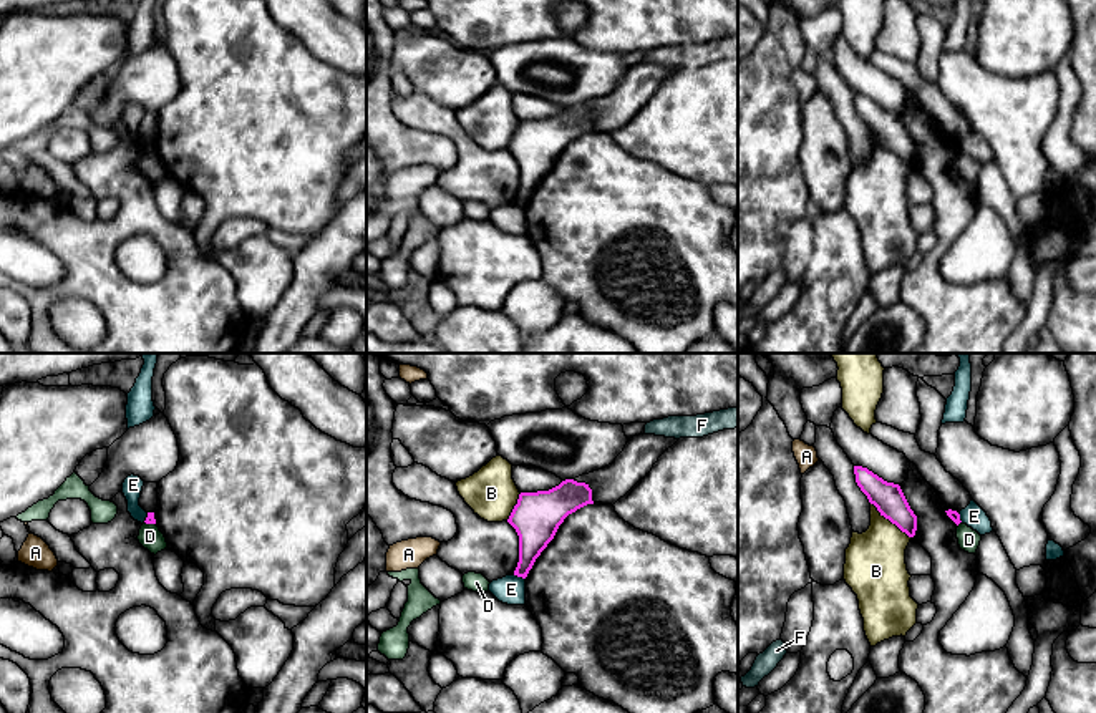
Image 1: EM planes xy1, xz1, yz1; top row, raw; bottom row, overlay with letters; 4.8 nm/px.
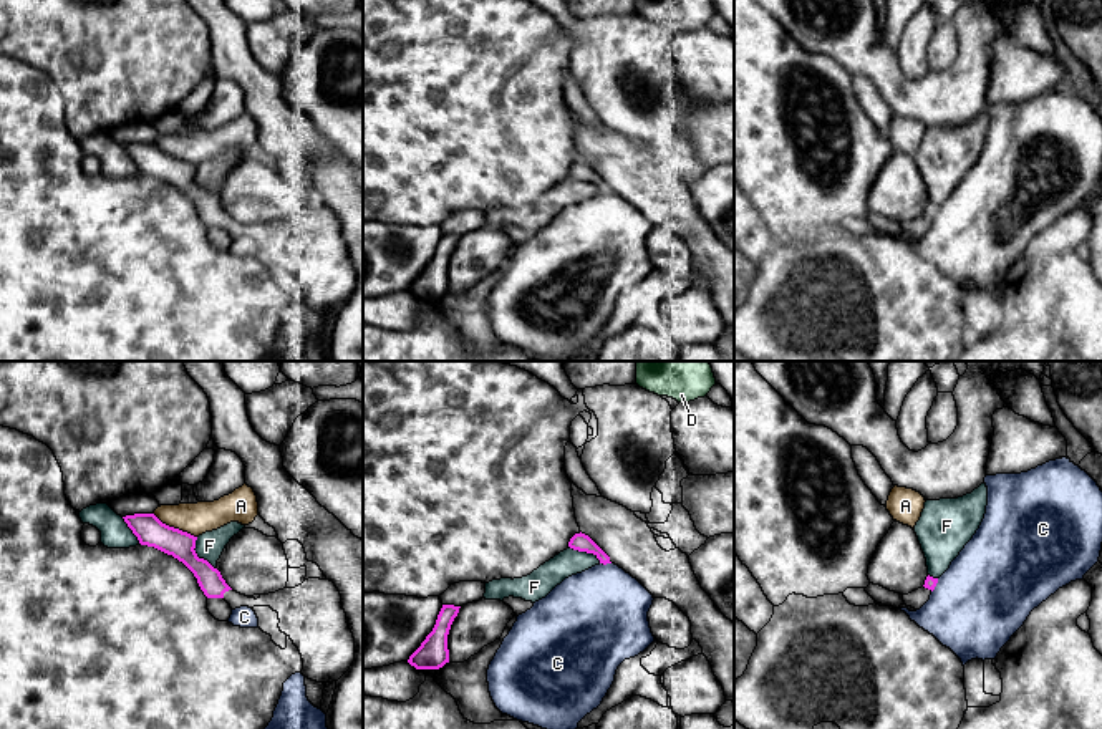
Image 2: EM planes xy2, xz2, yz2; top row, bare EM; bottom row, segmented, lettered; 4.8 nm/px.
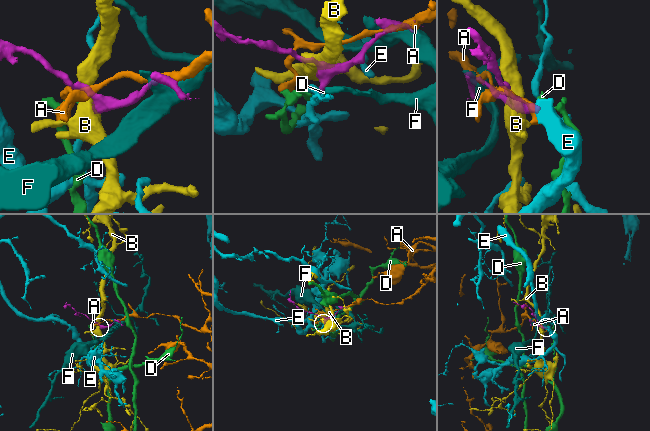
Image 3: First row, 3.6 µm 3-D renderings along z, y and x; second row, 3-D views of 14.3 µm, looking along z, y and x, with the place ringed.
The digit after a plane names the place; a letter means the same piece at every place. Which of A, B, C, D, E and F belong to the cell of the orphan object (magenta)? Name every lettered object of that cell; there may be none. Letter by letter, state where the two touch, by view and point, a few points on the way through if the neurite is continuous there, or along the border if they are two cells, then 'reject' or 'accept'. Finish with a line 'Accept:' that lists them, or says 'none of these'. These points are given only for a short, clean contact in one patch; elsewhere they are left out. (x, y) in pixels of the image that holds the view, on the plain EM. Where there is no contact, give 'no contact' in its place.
A: xy2 (173, 156) | reject
B: yz1 (891, 150) | reject
C: xz2 (605, 193) | along xz2 (600, 191), (610, 193) | reject
D: xy1 (150, 151) | along xy1 (145, 150), (155, 153) | reject
E: xz1 (519, 204) | along xz1 (513, 203), (524, 208) | reject
F: xy2 (196, 184) | reject
Accept: none of these

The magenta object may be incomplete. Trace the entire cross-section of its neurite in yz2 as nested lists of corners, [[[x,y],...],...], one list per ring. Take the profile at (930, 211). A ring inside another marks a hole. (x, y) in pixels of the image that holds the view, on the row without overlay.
[[[926,205],[925,214],[908,224],[903,224],[903,230],[906,235],[920,239],[928,229],[931,220],[935,219],[938,207]]]

